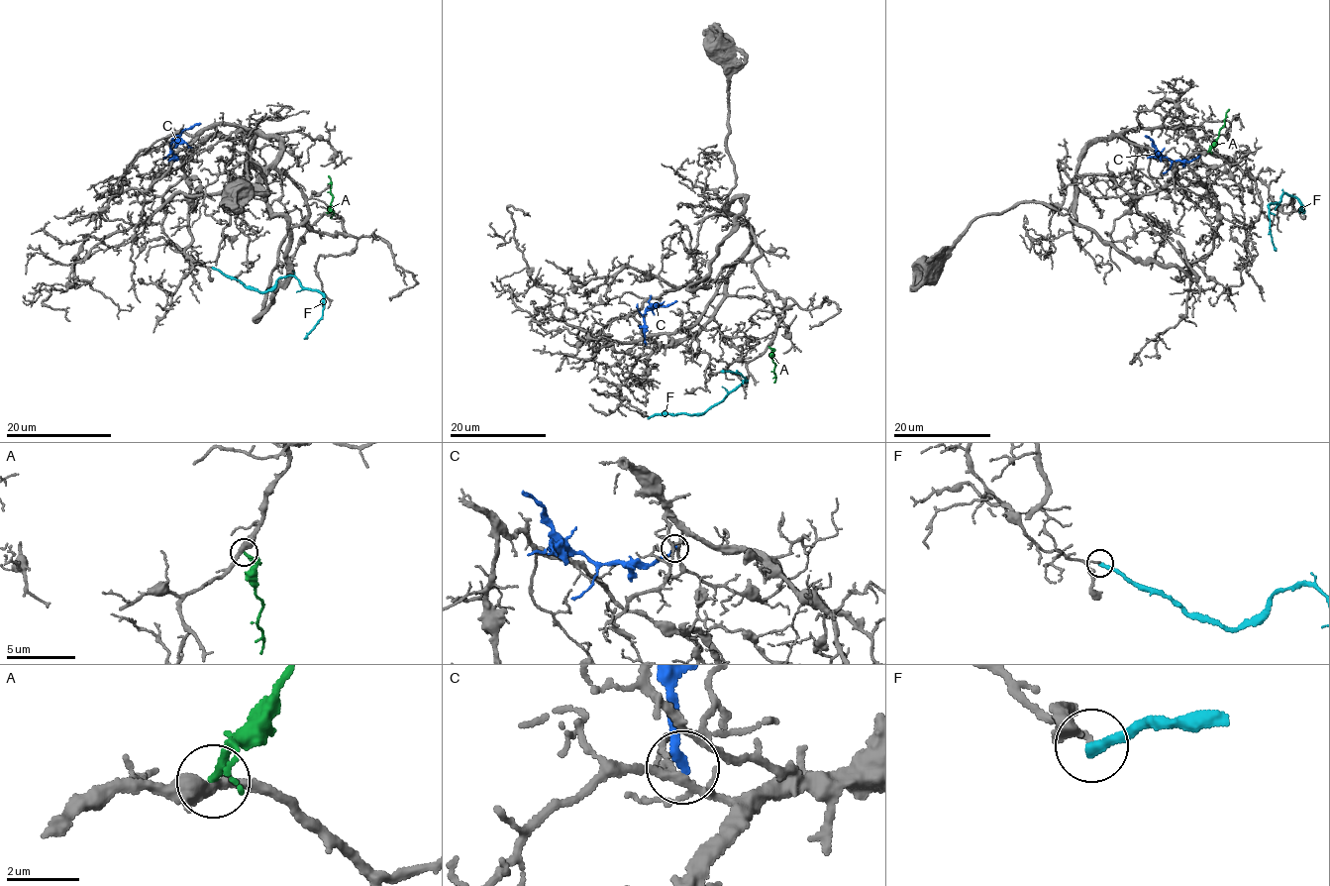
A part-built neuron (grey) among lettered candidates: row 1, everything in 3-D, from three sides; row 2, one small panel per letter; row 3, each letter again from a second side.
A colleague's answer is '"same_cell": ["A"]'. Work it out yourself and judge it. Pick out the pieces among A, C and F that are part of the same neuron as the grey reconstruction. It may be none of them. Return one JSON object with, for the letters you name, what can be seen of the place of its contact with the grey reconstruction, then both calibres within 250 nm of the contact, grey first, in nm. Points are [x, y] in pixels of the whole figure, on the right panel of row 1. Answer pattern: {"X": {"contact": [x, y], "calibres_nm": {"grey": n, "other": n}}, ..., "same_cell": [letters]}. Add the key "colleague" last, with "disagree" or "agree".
{"same_cell": [], "colleague": "disagree"}

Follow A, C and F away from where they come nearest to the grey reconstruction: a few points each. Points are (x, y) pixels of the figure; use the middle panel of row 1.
A: (768, 347), (775, 367), (774, 383)
C: (646, 344), (646, 312), (677, 301)
F: (648, 416), (665, 413), (698, 415), (745, 382), (741, 374), (720, 372)

